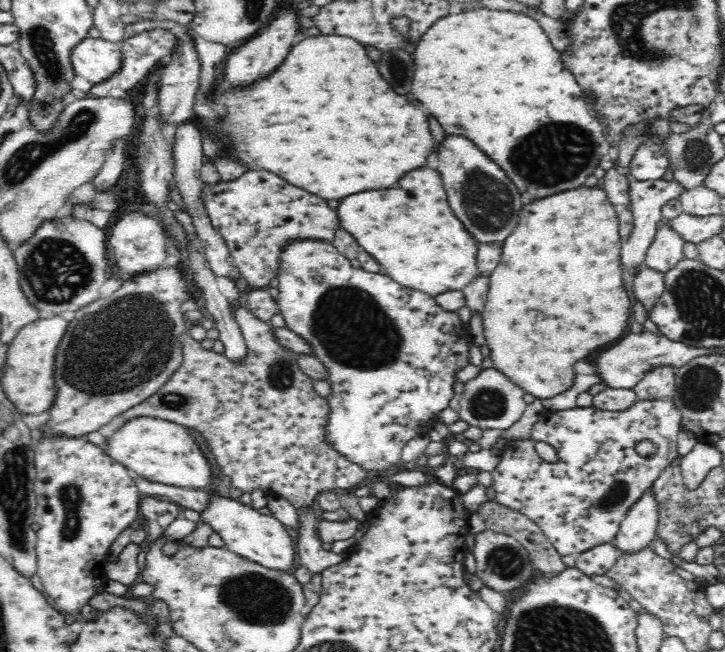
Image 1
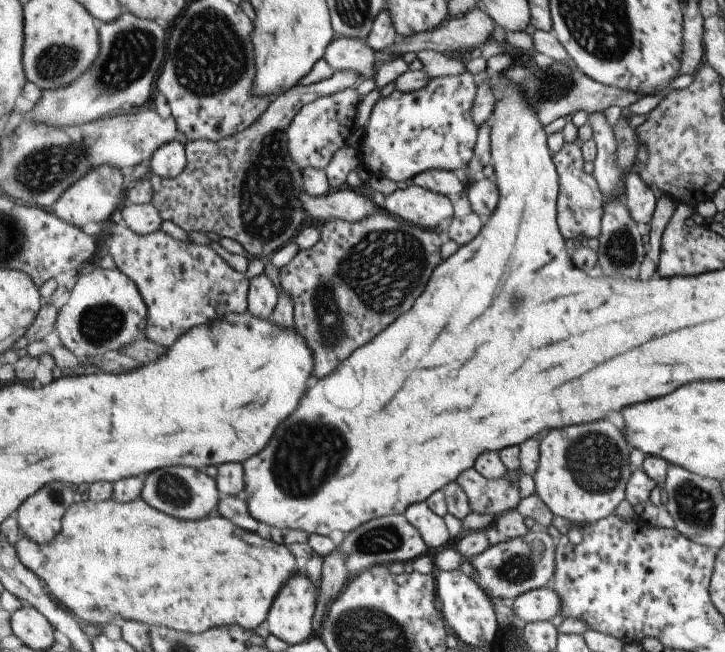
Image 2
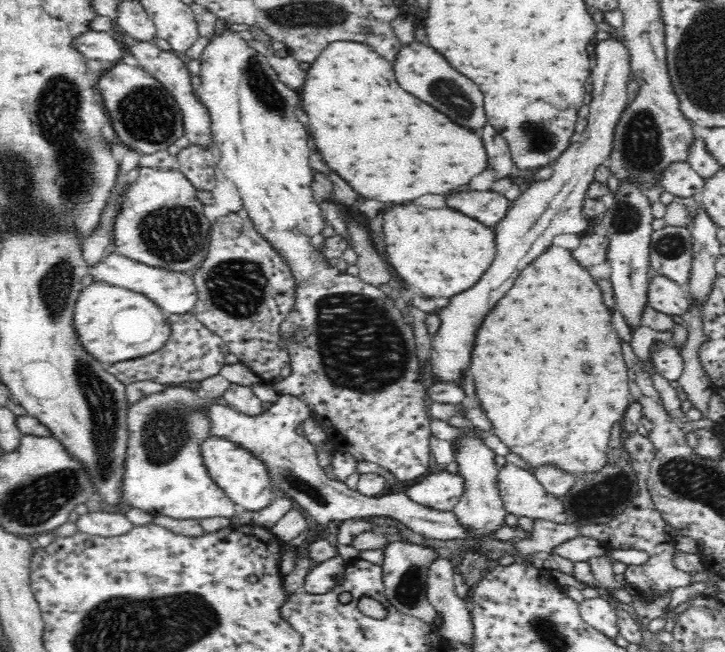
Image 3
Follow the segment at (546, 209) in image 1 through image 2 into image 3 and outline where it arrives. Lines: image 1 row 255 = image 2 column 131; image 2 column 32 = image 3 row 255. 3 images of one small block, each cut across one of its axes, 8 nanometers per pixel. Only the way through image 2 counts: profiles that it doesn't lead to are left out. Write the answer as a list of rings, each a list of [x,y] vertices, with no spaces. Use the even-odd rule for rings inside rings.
[[[555,243],[522,269],[518,278],[514,280],[512,288],[506,292],[506,296],[496,302],[490,313],[484,315],[484,320],[478,326],[476,336],[474,336],[474,346],[470,350],[468,368],[468,375],[474,381],[476,387],[474,392],[476,392],[476,400],[480,404],[479,408],[486,414],[486,418],[490,419],[490,424],[492,424],[491,432],[494,436],[500,438],[500,442],[504,446],[508,446],[510,454],[522,458],[526,462],[526,466],[533,468],[534,472],[542,466],[556,466],[561,472],[576,478],[582,474],[588,474],[588,472],[600,472],[608,464],[610,431],[614,428],[616,422],[622,420],[625,410],[631,403],[627,372],[627,366],[622,357],[619,336],[611,324],[610,310],[606,308],[606,304],[602,300],[602,291],[598,284],[594,282],[588,270],[582,268],[574,260],[571,251],[569,249],[564,250]]]

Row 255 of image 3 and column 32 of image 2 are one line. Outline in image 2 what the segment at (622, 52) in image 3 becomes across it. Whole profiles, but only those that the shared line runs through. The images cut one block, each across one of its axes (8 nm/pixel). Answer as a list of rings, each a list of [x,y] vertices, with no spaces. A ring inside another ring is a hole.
[[[53,484],[39,490],[16,510],[22,532],[41,544],[51,544],[63,528],[64,516],[75,503],[75,492],[67,484]]]

